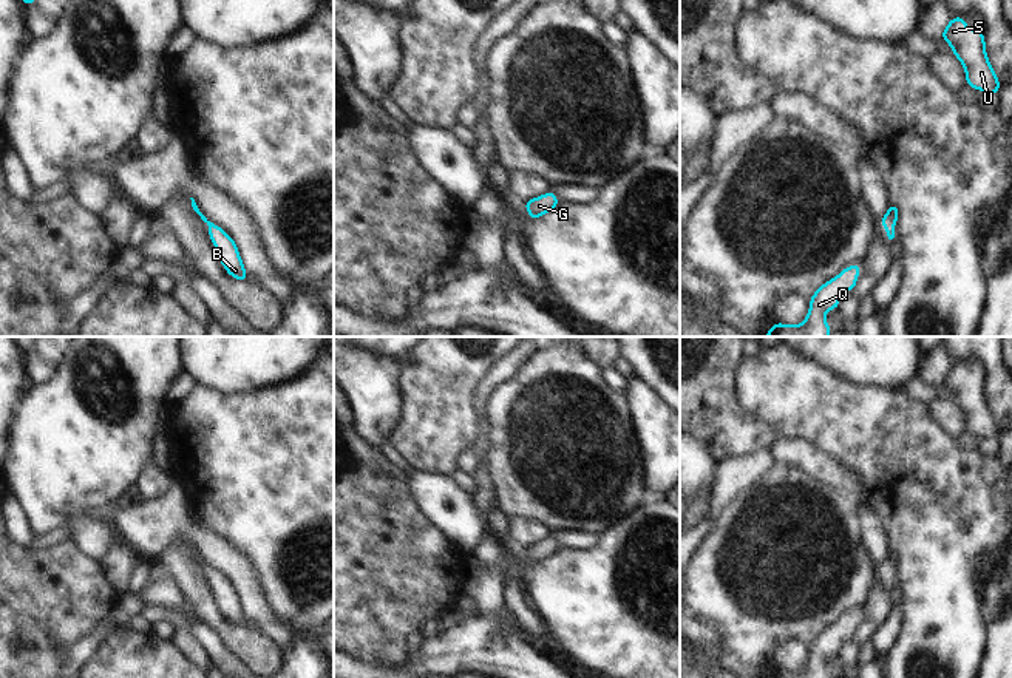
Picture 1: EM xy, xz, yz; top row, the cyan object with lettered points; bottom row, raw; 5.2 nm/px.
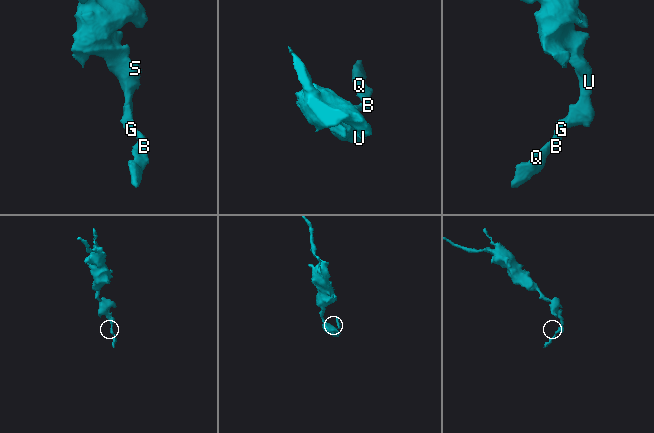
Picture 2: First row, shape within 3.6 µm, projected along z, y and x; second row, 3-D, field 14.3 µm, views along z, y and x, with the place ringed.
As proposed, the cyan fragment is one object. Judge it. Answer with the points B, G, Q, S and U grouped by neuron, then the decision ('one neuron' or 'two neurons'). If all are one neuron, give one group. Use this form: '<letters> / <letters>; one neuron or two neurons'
B G Q S U; one neuron

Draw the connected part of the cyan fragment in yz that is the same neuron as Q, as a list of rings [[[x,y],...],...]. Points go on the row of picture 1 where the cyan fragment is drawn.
[[[861,264],[845,267],[837,276],[824,283],[810,298],[810,310],[803,323],[790,326],[774,323],[765,337],[828,337],[833,331],[824,315],[830,309],[837,309],[841,297],[847,290],[856,289],[856,280],[861,273]]]

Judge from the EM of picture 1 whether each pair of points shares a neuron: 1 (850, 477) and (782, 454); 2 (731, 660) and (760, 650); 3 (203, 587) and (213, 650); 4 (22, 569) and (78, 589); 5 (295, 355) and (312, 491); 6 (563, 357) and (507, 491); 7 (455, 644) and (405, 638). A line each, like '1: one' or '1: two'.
1: one
2: one
3: two
4: one
5: two
6: one
7: two

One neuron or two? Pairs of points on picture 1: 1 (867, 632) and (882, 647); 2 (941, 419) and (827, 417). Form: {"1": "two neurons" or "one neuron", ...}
{"1": "two neurons", "2": "two neurons"}

